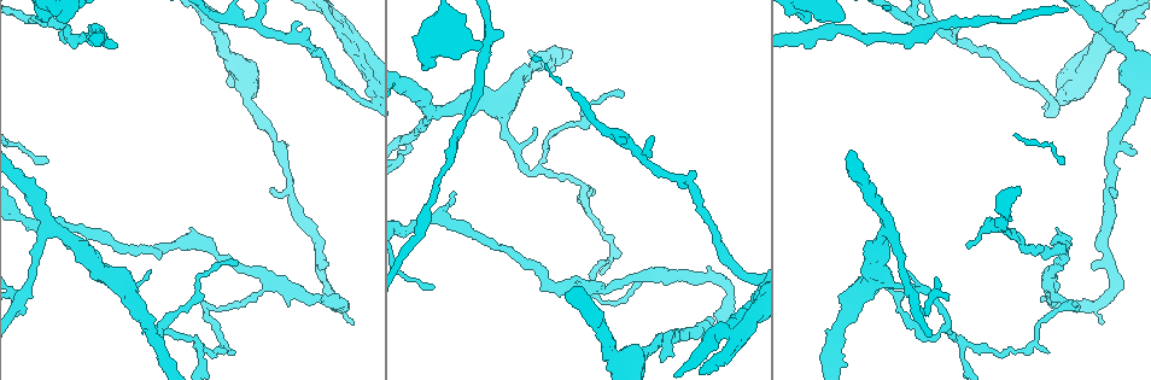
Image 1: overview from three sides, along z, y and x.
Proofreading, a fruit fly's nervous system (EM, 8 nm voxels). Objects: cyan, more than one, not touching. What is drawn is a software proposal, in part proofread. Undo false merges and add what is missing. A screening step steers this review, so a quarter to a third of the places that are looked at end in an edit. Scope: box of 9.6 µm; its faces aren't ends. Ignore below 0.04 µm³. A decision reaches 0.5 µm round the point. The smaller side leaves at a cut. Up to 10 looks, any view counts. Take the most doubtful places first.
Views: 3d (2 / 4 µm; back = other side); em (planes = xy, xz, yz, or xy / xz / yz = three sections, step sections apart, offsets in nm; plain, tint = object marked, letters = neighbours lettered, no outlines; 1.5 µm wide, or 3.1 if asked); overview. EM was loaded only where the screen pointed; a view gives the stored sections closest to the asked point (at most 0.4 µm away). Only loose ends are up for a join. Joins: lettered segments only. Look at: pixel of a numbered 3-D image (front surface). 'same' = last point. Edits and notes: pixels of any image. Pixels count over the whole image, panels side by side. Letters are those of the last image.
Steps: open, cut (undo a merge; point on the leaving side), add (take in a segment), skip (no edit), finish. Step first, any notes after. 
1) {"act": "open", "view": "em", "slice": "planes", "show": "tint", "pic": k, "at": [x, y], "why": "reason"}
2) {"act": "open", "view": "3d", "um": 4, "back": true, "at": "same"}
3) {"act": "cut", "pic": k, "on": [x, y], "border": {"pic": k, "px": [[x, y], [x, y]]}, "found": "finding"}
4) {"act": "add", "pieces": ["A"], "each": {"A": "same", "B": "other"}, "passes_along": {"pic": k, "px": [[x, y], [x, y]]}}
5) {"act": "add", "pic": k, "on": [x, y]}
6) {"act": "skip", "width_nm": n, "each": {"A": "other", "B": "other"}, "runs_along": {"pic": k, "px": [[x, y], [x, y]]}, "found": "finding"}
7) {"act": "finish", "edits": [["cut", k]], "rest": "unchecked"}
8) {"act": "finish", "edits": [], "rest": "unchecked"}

{"act": "open", "view": "em", "slice": "planes", "show": "letters", "pic": 1, "at": [968, 249], "why": "free end"}

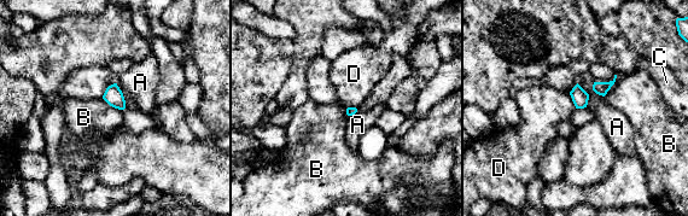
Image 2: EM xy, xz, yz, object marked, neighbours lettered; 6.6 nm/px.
{"act": "skip", "each": {"A": "other", "B": "other", "C": "other", "D": "other"}, "border": {"pic": 2, "px": [[103, 98], [110, 105], [122, 110]]}, "found": "none of them fits"}

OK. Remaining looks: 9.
{"act": "open", "view": "em", "slice": "yz", "step": 4, "show": "tint", "pic": 1, "at": [350, 34], "why": "side arm on a straight run"}

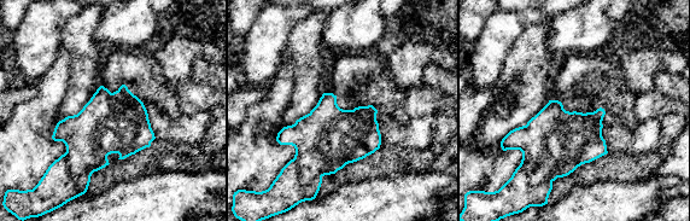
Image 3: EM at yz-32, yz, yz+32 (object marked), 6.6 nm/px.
{"act": "open", "view": "em", "slice": "planes", "show": "tint", "at": "same"}

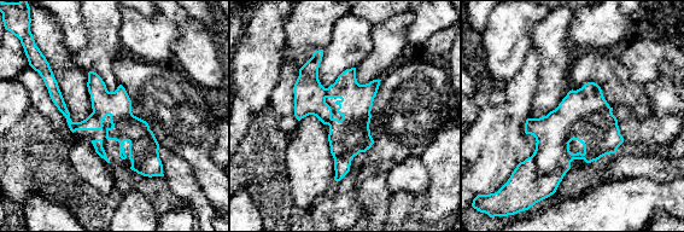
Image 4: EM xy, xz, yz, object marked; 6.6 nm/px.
{"act": "open", "view": "em", "slice": "planes", "show": "letters", "at": "same", "why": "see the neighbours"}

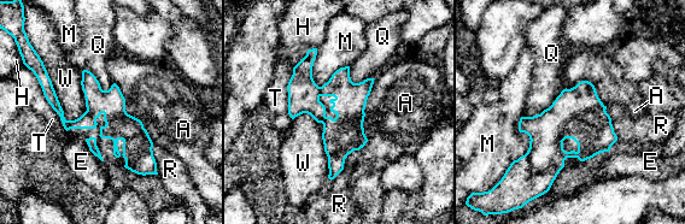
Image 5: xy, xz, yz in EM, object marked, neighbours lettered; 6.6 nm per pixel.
{"act": "cut", "pic": 5, "on": [545, 151], "each": {"A": "other", "E": "other", "H": "other", "M": "other", "Q": "other", "R": "other", "T": "other", "W": "other"}, "part_leaving": {"pic": 5, "px": [[85, 74], [151, 171]]}, "found": "two neurons meet here"}

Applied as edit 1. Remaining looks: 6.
{"act": "open", "view": "em", "slice": "xy", "step": 4, "show": "tint", "pic": 1, "at": [804, 46]}

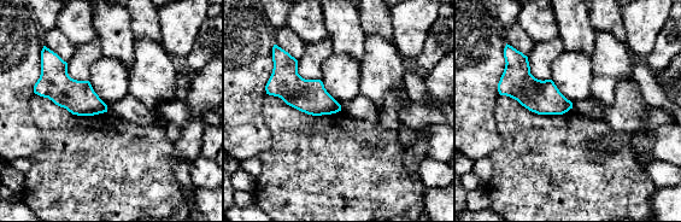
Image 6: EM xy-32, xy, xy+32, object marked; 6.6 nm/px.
{"act": "open", "view": "em", "slice": "planes", "show": "letters", "at": "same"}

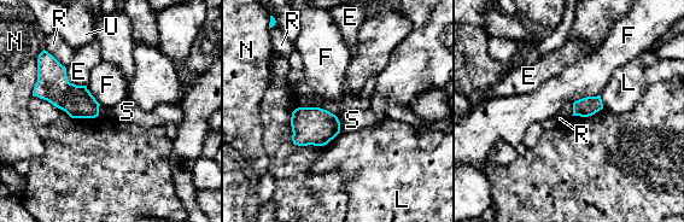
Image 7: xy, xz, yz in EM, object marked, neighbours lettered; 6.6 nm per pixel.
{"act": "skip", "longest_contact_nm": ["N", 320], "each": {"E": "other", "F": "other", "L": "other", "N": "other", "R": "other", "S": "other", "U": "other"}, "found": "no lettered segment goes on from it"}

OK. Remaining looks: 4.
{"act": "open", "view": "3d", "um": 4, "pic": 1, "at": [299, 22]}

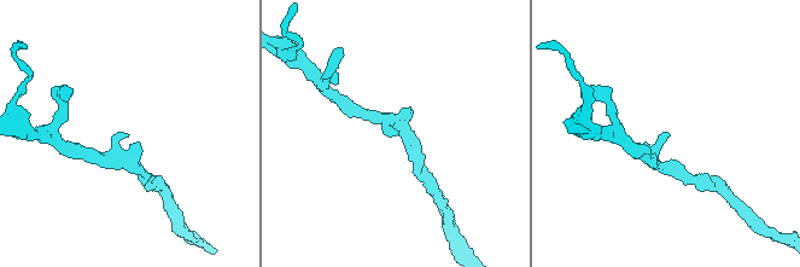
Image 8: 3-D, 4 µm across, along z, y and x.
{"act": "open", "view": "em", "slice": "xz", "step": 8, "show": "letters", "pic": 8, "at": [662, 134], "arm_widths_nm": [160, 190]}

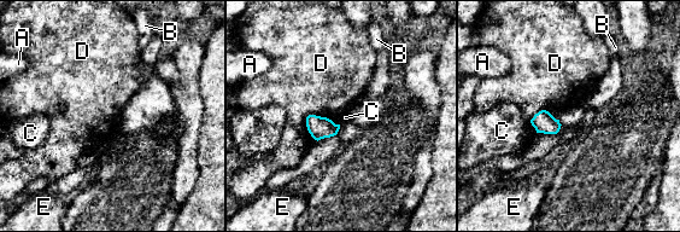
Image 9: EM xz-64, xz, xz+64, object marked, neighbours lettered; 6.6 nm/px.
{"act": "open", "view": "em", "slice": "xy", "step": 8, "show": "letters", "at": "same", "why": "another direction"}

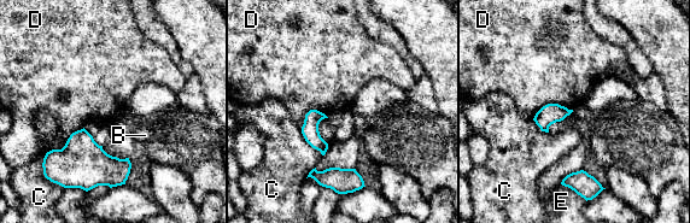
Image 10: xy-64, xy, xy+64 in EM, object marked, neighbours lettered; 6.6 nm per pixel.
{"act": "skip", "each": {"B": "other", "C": "other", "D": "other", "E": "other"}, "found": "no lettered segment goes on from it"}

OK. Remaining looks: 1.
{"act": "finish", "edits": [["cut", 5]], "rest": "unchecked"}

